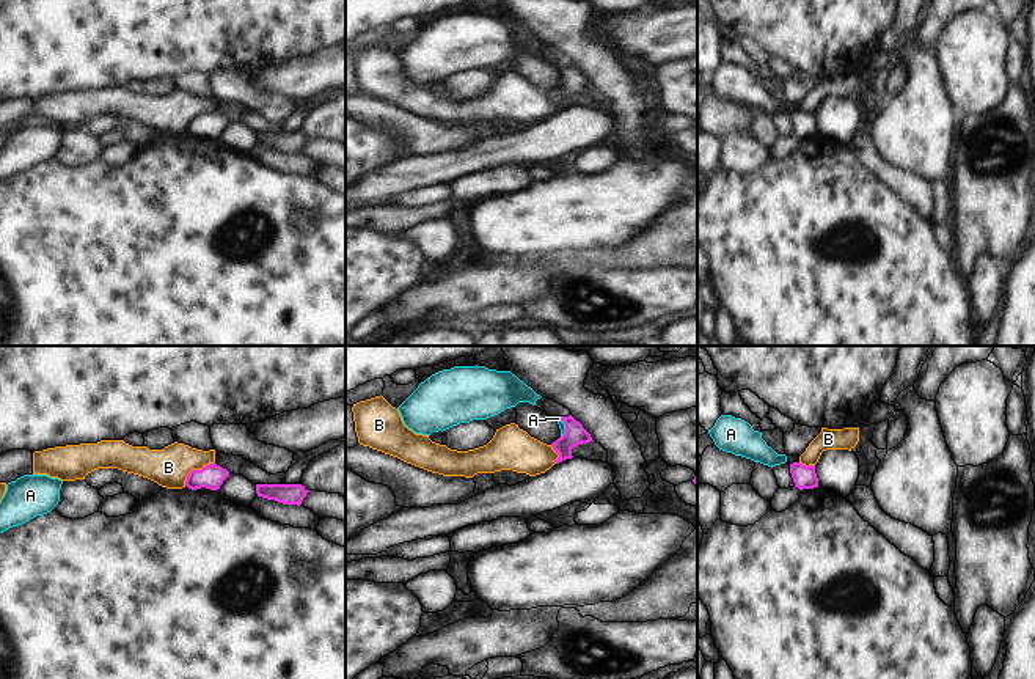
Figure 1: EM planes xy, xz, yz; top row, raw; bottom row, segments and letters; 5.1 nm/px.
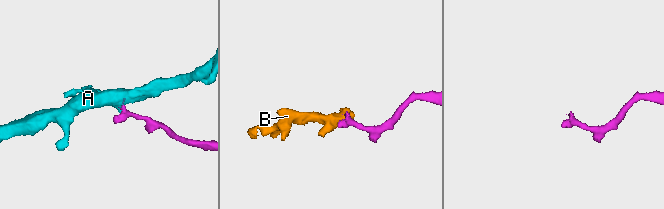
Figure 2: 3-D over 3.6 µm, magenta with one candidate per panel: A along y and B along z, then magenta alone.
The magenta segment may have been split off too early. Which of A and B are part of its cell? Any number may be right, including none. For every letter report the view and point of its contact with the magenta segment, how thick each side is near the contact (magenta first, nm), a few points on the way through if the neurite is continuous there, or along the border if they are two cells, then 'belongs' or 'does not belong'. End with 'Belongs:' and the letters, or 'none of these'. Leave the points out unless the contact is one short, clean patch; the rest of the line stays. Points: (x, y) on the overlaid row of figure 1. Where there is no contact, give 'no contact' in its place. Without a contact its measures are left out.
A: contact xz (566, 428); calibres 110 and 30 nm; way xz (575, 434), (566, 428), (558, 418); belongs
B: contact xy (195, 470); calibres 130 and 200 nm; border xy (214, 461), (193, 469), (184, 484); does not belong
Belongs: A

